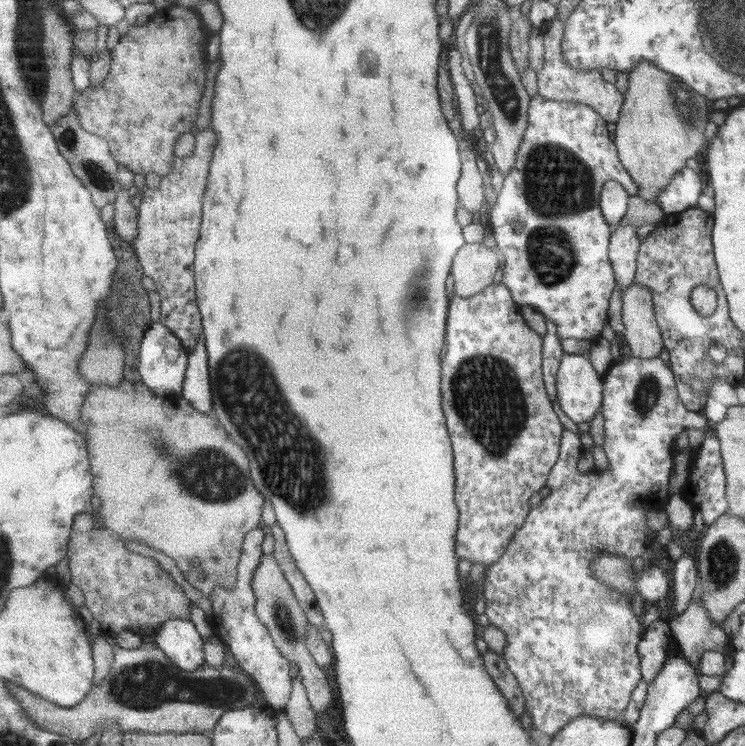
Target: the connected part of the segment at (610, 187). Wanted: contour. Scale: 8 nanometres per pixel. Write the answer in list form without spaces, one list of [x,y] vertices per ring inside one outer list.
[[[605,181],[603,183],[598,205],[604,221],[614,228],[623,218],[626,211],[626,204],[629,194],[615,181]]]

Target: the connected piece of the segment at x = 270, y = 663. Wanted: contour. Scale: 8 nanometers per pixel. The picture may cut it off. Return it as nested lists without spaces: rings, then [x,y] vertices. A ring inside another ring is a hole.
[[[262,526],[248,534],[243,542],[242,558],[238,564],[238,582],[233,588],[216,586],[214,596],[210,598],[213,611],[207,617],[213,633],[217,634],[236,656],[244,672],[253,678],[268,706],[281,712],[290,702],[294,679],[291,678],[291,670],[289,670],[290,660],[283,656],[270,630],[257,616],[258,597],[254,593],[252,580],[263,556],[263,540],[265,540],[265,534],[263,534]]]

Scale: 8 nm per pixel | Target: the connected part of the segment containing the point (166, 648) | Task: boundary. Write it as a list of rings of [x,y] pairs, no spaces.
[[[166,620],[155,633],[154,640],[178,669],[193,672],[206,663],[204,639],[190,620]]]

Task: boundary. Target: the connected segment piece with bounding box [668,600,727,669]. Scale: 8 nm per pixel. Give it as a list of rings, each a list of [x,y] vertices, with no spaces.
[[[698,600],[689,601],[686,610],[668,621],[668,627],[672,642],[676,642],[682,657],[695,669],[704,650],[723,652],[727,644],[721,625],[708,618],[707,610]]]

